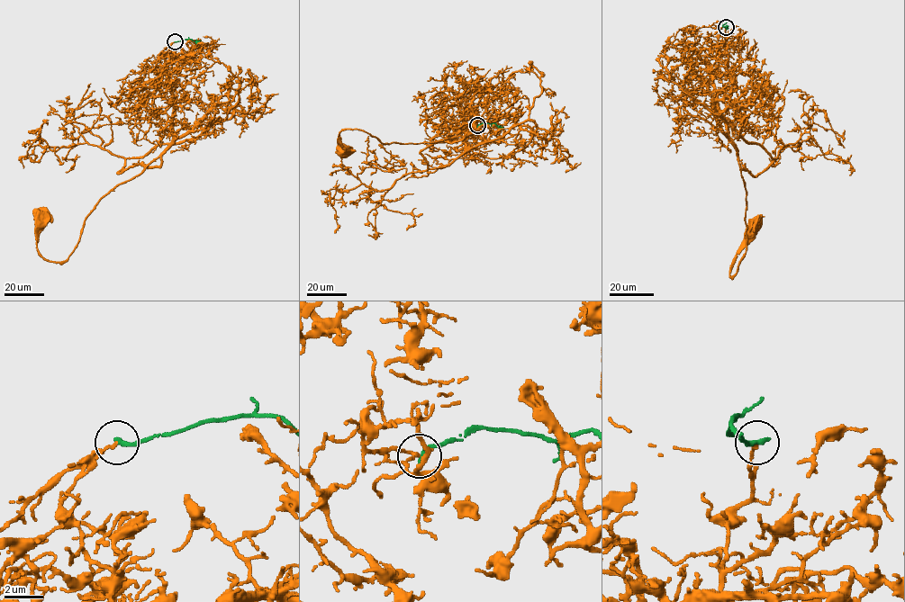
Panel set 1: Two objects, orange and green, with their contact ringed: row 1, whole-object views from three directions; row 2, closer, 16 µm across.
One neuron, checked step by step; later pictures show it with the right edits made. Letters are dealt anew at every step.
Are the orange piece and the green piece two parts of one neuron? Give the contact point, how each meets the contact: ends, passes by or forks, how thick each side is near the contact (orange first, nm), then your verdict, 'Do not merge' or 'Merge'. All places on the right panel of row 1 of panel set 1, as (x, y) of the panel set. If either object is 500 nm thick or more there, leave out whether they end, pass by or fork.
Place: (726, 27). At the ring orange ends. At the ring green ends. Thickness 160 nm (orange) against 300 nm. Do not merge

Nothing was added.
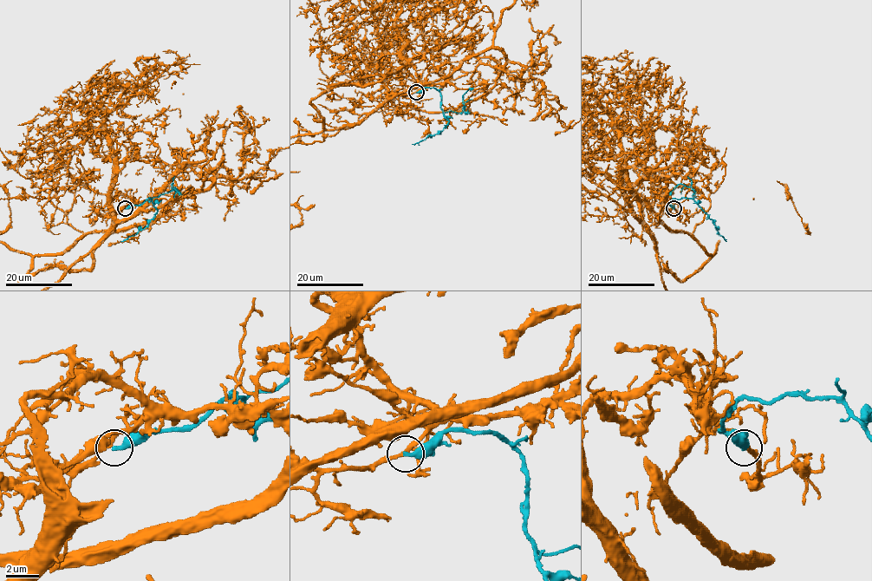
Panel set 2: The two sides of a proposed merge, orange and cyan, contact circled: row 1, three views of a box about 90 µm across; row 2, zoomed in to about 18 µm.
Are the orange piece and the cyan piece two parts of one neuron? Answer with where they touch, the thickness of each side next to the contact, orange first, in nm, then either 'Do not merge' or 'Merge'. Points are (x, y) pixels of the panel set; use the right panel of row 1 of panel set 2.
Place: (673, 208). Thickness 240 nm (orange) against 360 nm. Do not merge

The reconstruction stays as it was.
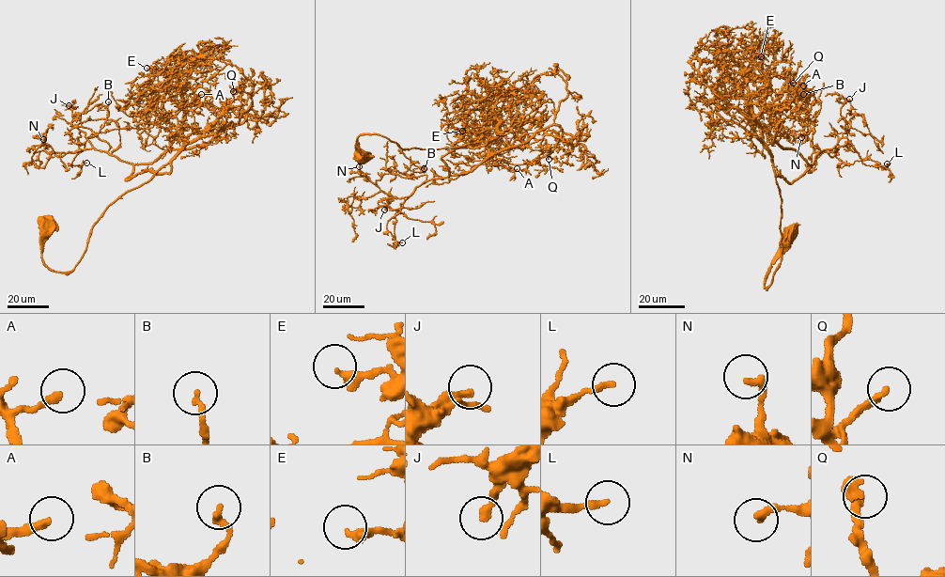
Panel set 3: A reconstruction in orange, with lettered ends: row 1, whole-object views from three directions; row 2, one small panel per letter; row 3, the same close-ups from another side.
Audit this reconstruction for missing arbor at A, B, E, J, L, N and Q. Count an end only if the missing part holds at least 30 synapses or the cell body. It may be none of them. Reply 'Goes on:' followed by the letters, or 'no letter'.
Goes on: Q

